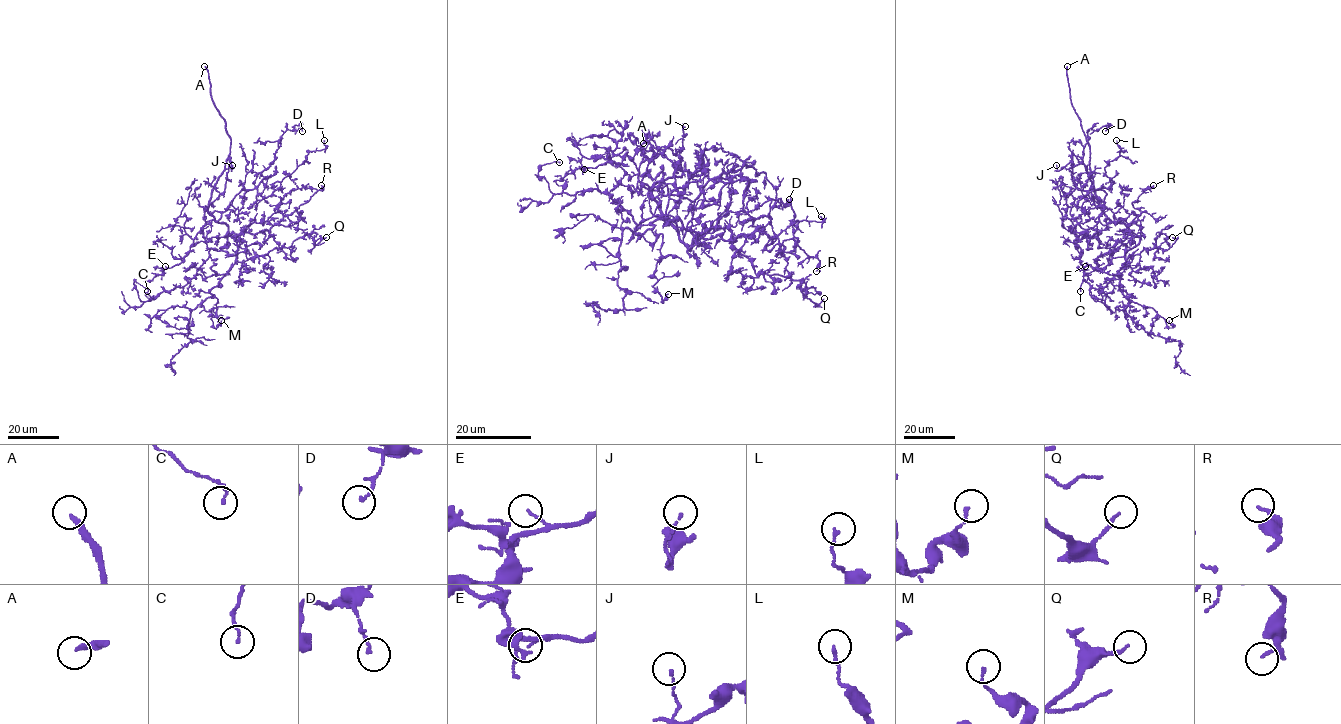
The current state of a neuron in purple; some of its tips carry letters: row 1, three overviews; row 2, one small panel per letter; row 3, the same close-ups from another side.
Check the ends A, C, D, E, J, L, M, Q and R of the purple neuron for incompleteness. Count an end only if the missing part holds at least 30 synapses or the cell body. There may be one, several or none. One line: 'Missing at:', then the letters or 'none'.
Missing at: A

